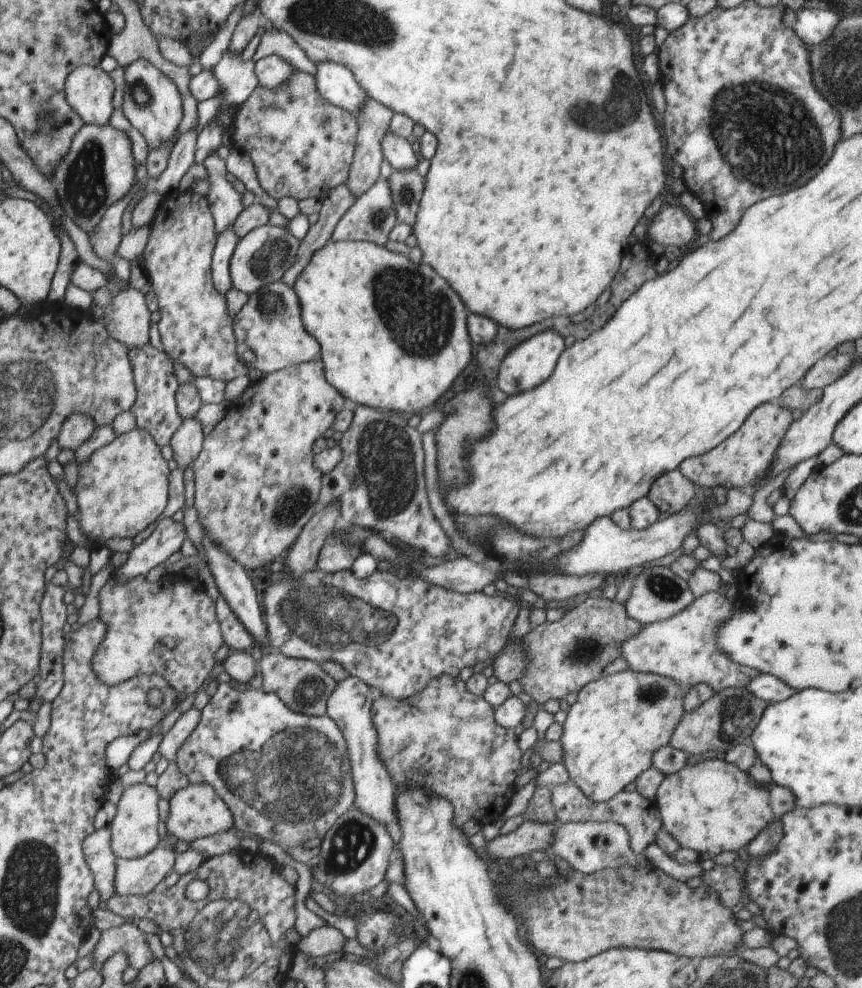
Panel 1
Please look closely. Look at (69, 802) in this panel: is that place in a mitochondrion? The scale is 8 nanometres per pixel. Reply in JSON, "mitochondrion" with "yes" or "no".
{"mitochondrion":"no"}

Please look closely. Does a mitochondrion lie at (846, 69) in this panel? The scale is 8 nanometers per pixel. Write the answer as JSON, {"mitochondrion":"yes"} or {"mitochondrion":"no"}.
{"mitochondrion":"yes"}

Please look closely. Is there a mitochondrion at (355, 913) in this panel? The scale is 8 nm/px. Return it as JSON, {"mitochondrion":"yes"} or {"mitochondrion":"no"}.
{"mitochondrion":"no"}

